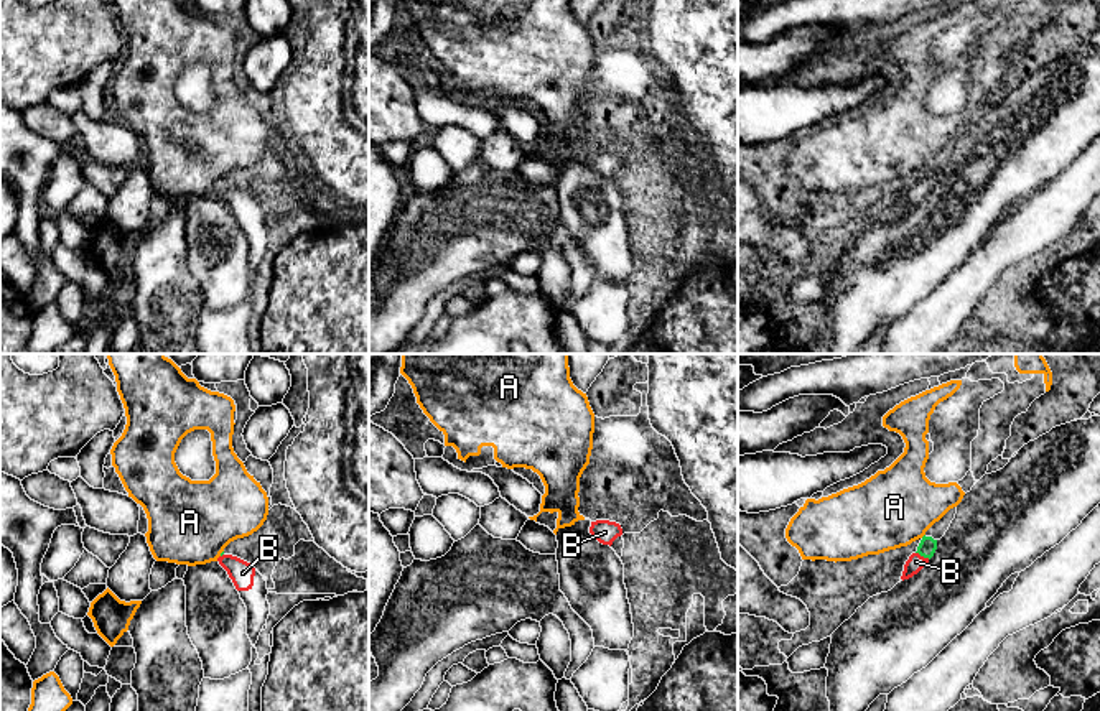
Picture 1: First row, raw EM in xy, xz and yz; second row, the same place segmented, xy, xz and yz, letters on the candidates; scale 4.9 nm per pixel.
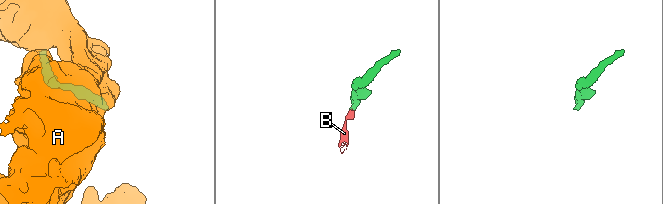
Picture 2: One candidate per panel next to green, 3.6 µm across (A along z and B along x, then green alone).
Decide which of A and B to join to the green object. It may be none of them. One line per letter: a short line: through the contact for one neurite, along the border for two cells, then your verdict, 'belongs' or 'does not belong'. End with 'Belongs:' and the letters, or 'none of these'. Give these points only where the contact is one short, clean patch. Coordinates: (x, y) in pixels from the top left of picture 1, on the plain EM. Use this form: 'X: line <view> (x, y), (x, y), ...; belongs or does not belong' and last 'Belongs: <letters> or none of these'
A: does not belong
B: line yz (927, 176), (922, 186), (916, 193); belongs
Belongs: B

